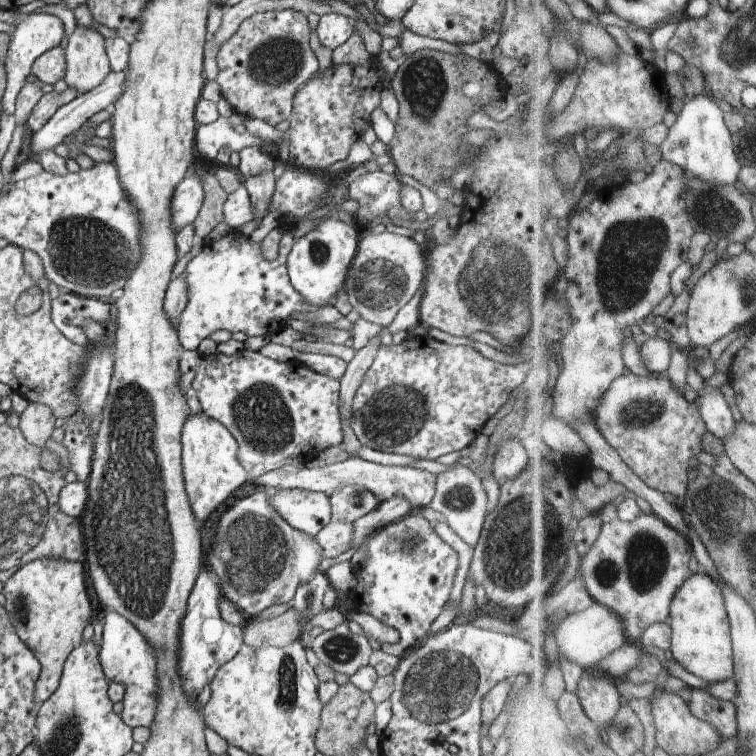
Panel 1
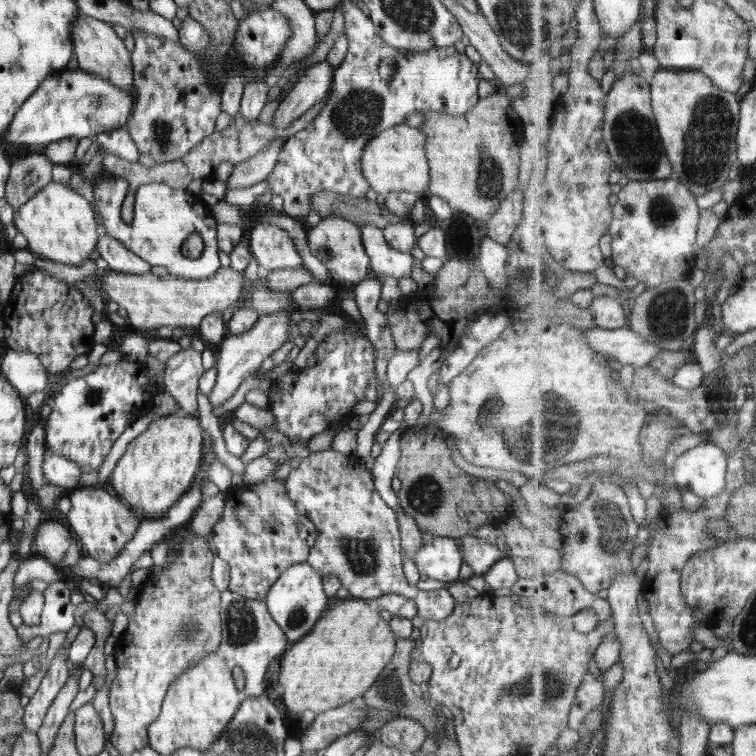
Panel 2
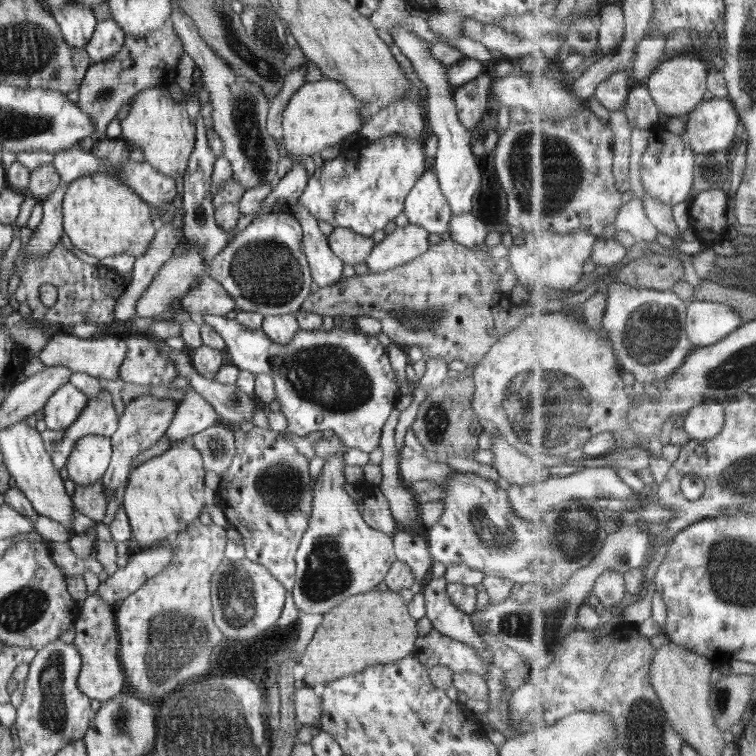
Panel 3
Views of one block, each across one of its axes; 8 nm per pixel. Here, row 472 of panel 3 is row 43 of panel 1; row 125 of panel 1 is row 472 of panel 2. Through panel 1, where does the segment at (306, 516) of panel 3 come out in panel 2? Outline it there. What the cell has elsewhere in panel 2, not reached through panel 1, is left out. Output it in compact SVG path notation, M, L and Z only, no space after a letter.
M275 465L274 471L256 485L228 487L225 491L224 512L213 529L214 537L211 544L218 551L218 556L226 560L230 566L229 591L256 602L265 600L268 590L282 575L282 572L294 564L308 561L310 547L314 545L315 536L317 536L314 524L301 516L294 502L288 498L284 480L274 476L279 468L280 465L278 467Z

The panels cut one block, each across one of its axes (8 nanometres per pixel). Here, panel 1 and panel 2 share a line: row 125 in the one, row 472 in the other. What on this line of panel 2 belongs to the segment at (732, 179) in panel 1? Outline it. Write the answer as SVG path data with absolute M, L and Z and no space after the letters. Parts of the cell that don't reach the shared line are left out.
M710 442L682 454L674 466L674 473L676 473L676 479L682 488L687 487L692 493L702 498L710 498L720 495L726 490L728 466L730 466L730 453L722 445Z

